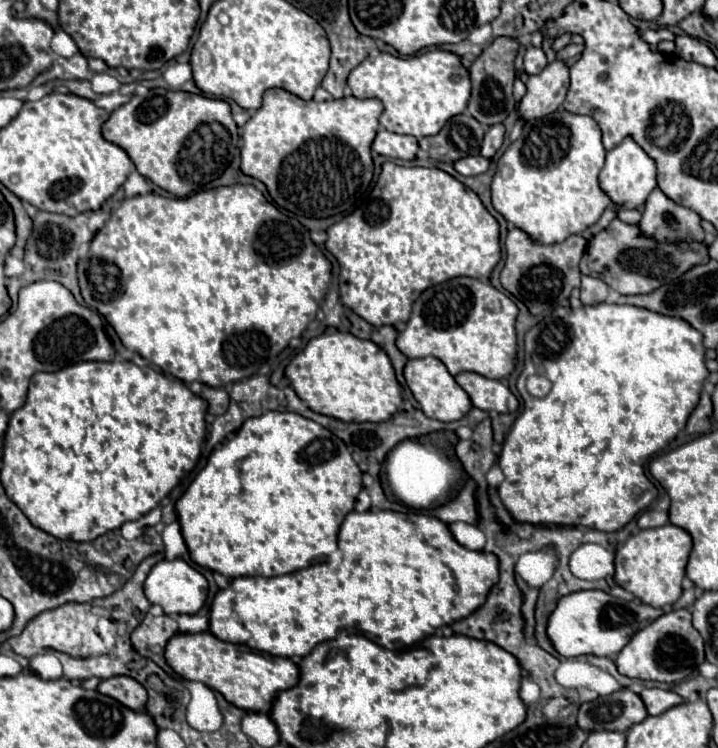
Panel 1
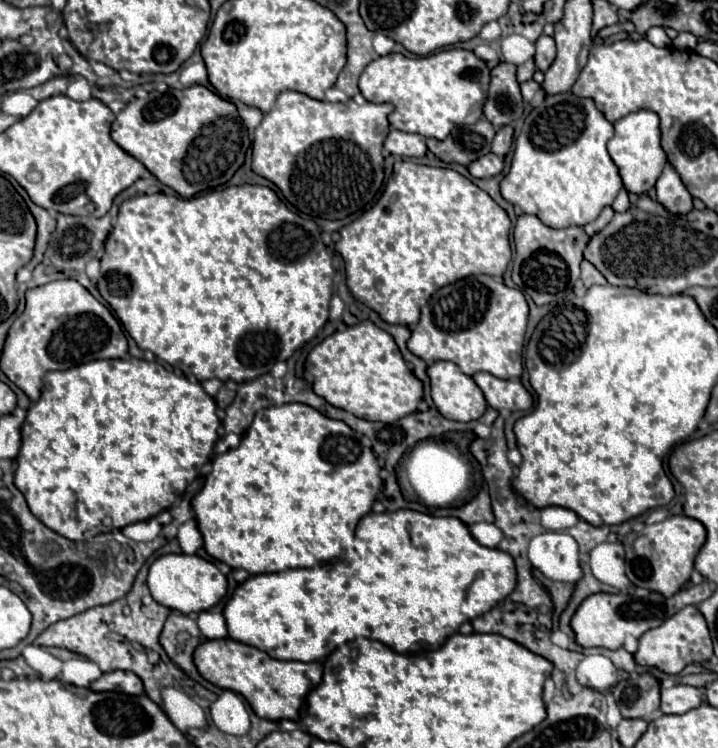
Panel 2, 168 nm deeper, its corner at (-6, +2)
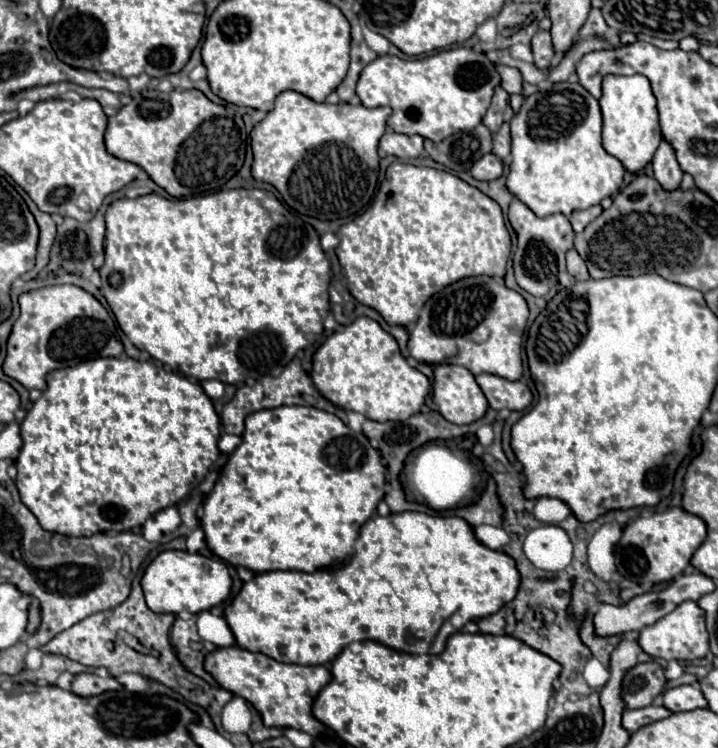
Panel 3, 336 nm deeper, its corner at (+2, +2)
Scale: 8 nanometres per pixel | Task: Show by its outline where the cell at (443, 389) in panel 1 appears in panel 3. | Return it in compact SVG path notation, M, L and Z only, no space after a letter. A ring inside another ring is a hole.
M450 363L434 365L432 401L438 407L438 413L456 425L474 423L488 409L488 401L474 375L468 369Z

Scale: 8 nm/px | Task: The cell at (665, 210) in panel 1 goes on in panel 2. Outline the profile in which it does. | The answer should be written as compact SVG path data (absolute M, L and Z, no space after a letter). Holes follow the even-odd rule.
M666 163L664 173L656 181L656 199L672 213L686 215L692 209L692 195L682 183L680 175L672 167L672 163Z

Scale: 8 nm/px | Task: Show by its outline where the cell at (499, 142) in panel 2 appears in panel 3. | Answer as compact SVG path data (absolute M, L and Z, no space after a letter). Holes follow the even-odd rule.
M504 123L498 133L494 135L494 143L492 143L492 155L500 157L500 159L508 159L510 155L510 129L508 129L508 123Z

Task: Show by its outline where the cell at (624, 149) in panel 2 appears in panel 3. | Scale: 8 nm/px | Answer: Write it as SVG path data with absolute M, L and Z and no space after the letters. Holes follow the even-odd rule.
M608 75L602 85L600 107L604 117L604 135L602 135L604 149L610 155L614 155L628 173L644 171L644 167L652 161L662 141L656 113L656 99L652 95L648 79L642 75L630 75L630 77Z

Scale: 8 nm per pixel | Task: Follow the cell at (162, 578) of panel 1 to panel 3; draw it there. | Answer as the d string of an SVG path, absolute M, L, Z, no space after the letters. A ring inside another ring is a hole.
M162 551L152 563L146 567L142 577L142 591L146 603L156 613L182 613L188 611L192 615L212 609L214 605L222 603L232 587L232 579L228 567L218 561L204 557L200 553L186 553L186 551Z

